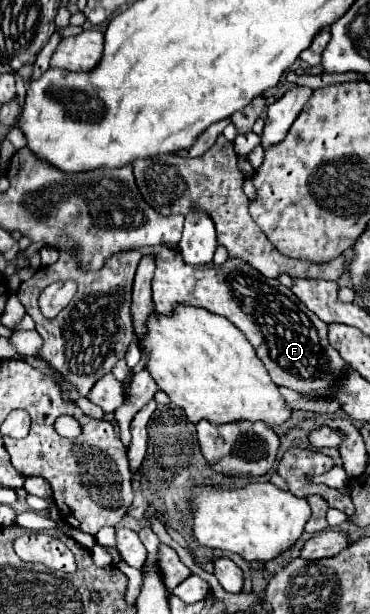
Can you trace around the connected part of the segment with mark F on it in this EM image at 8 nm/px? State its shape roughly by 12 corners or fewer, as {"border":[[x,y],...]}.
{"border":[[161,247],[157,313],[227,317],[273,383],[325,395],[347,367],[327,325],[239,257]]}

